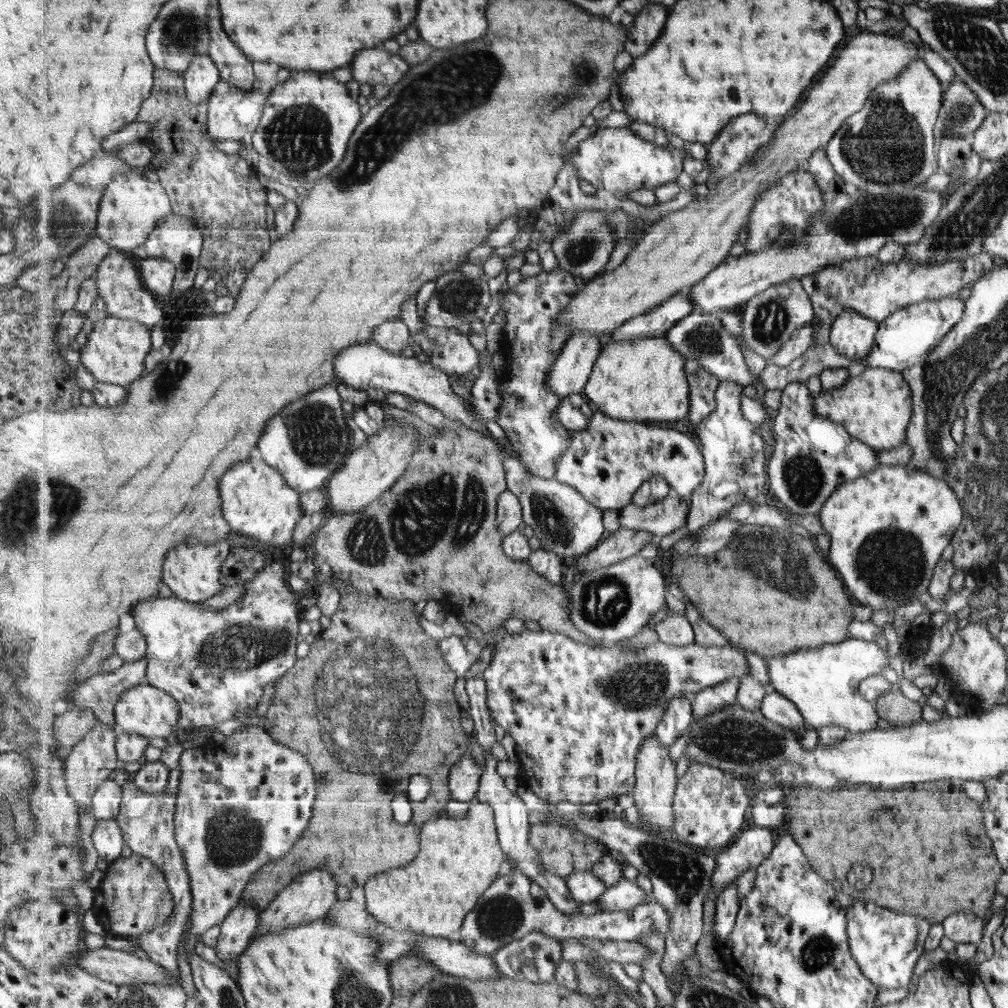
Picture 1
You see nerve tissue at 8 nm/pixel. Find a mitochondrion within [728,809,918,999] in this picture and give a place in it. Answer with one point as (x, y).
(820, 949)

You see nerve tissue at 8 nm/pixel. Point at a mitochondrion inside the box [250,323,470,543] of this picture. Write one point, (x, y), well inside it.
(314, 434)

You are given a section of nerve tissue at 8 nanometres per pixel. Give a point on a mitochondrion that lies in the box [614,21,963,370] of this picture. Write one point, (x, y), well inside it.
(884, 146)

